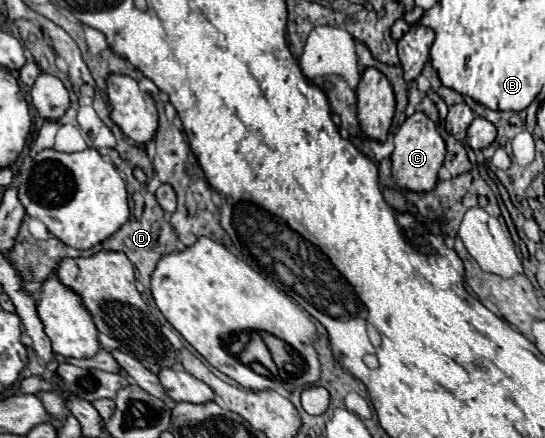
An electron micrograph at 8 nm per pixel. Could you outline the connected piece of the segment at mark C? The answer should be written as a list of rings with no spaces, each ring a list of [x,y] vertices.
[[[415,113],[399,127],[399,131],[393,137],[393,143],[395,143],[395,151],[391,155],[391,161],[393,161],[391,171],[397,187],[409,189],[415,193],[433,191],[437,185],[437,173],[445,161],[445,141],[437,133],[435,123],[427,115]]]

